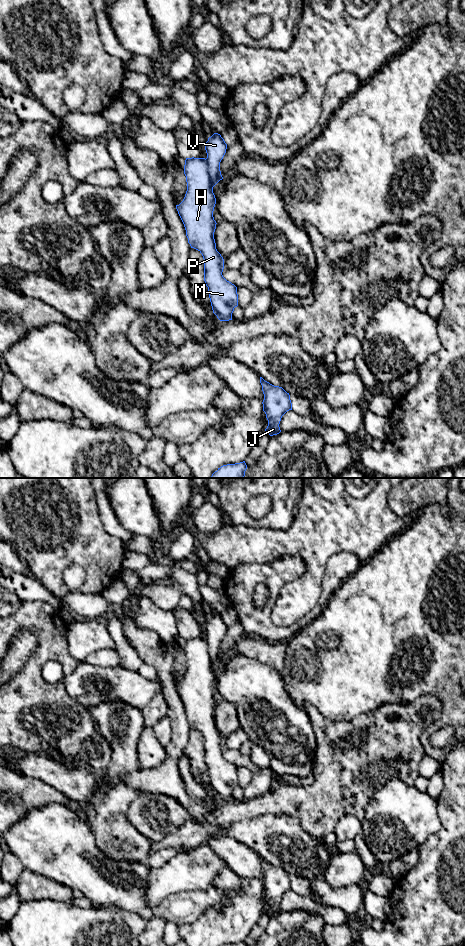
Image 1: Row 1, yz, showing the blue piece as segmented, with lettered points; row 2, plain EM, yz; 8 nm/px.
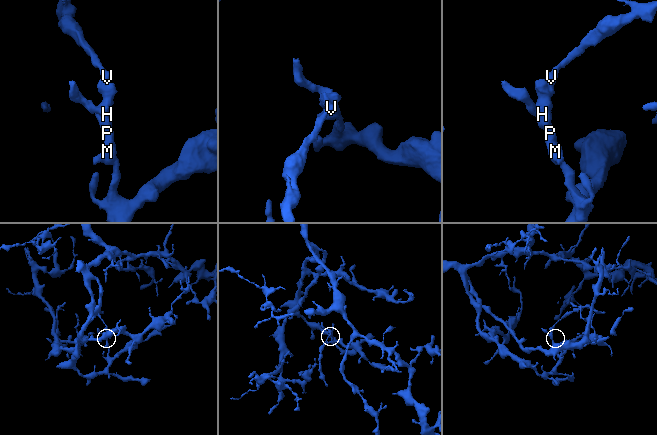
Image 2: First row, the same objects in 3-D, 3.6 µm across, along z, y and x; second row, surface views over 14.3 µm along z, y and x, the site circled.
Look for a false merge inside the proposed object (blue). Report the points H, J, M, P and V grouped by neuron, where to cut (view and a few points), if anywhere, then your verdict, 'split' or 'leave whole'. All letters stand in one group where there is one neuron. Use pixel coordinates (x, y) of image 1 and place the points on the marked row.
H J M P / V | yz (205, 159), (208, 165), (210, 183), (213, 186) | split

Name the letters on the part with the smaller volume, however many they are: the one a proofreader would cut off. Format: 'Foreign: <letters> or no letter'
Foreign: V

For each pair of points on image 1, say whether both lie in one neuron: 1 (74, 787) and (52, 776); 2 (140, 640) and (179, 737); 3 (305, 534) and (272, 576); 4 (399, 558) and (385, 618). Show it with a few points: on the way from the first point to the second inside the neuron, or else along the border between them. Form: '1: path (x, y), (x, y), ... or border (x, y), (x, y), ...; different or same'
1: path (69, 782), (63, 776), (57, 776); same
2: path (164, 664), (165, 676), (177, 713); same
3: border (267, 563), (293, 555), (306, 570); different
4: path (399, 573), (399, 603); same

